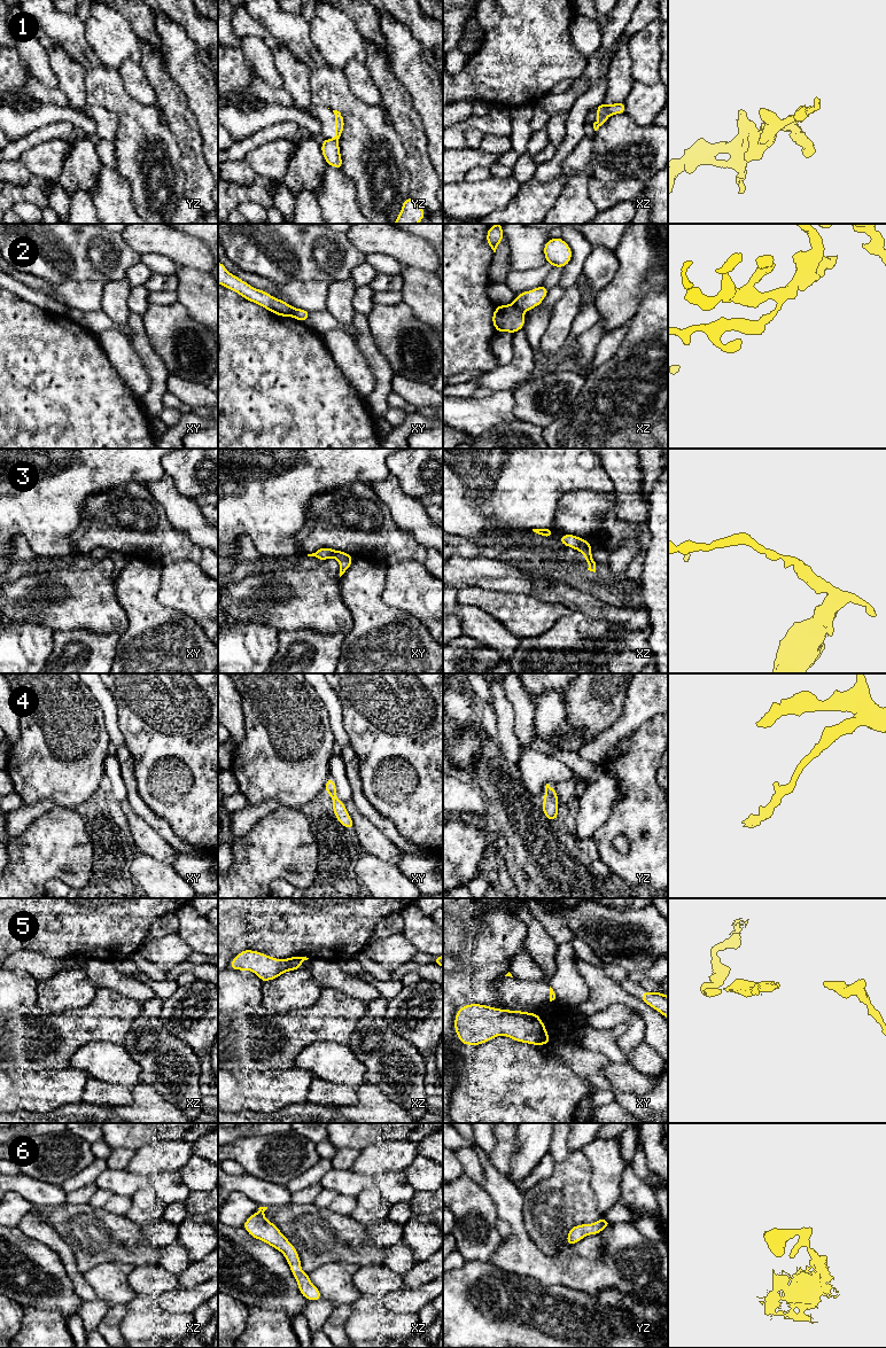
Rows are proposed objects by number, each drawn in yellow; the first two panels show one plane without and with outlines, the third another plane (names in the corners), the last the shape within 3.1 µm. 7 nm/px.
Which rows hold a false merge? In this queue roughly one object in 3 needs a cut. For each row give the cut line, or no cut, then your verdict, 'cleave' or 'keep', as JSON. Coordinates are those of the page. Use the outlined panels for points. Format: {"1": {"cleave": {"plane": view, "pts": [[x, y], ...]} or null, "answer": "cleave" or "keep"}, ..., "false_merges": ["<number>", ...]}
{"1": {"cleave": {"plane": "xz", "pts": [[607, 116], [599, 118]]}, "answer": "cleave"}, "2": {"cleave": {"plane": "xz", "pts": [[512, 303], [522, 313]]}, "answer": "cleave"}, "3": {"cleave": null, "answer": "keep"}, "4": {"cleave": null, "answer": "keep"}, "5": {"cleave": {"plane": "xz", "pts": [[300, 957], [303, 960]]}, "answer": "cleave"}, "6": {"cleave": null, "answer": "keep"}, "false_merges": ["1", "2", "5"]}

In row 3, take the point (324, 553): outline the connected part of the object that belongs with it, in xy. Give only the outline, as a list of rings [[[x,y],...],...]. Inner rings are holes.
[[[328,547],[319,548],[314,553],[308,554],[308,556],[314,556],[318,560],[322,560],[322,561],[331,559],[331,558],[336,559],[340,564],[340,577],[352,564],[352,555],[350,555],[349,553],[344,553],[342,551],[332,550]]]

